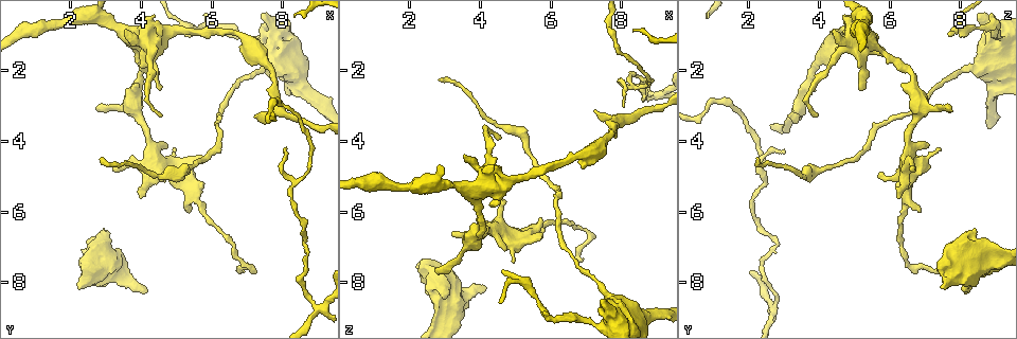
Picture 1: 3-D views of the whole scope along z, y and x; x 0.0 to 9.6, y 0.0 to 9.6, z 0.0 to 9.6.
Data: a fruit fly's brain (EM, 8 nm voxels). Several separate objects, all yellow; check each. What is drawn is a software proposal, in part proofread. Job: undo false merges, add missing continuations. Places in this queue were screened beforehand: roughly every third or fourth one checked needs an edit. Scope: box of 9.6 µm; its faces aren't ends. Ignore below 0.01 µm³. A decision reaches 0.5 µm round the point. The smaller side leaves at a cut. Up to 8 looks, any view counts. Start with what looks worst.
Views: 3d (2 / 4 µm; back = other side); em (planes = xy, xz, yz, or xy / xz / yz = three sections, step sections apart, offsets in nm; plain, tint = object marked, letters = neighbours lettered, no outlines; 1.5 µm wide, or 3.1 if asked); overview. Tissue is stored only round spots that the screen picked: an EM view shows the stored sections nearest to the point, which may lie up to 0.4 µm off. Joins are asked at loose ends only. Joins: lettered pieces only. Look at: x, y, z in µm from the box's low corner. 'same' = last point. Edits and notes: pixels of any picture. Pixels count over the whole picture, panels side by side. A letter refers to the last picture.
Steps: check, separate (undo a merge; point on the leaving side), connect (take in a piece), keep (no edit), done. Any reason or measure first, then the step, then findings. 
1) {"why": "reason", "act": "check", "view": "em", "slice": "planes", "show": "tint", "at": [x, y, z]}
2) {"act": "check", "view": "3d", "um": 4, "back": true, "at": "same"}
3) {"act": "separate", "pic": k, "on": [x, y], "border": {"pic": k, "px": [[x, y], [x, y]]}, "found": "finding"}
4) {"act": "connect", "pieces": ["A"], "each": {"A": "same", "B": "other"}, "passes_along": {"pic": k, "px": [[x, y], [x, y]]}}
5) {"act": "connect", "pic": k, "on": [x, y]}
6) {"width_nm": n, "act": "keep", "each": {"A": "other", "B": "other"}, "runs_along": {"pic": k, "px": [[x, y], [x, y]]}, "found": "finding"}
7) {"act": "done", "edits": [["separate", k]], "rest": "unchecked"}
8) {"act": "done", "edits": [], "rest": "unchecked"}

{"why": "free end", "act": "check", "view": "3d", "um": 4, "at": [4.10, 8.30, 8.10]}

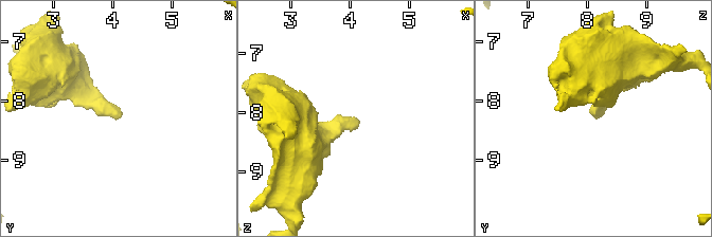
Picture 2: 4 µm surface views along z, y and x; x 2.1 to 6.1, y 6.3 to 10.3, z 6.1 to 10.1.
{"act": "check", "view": "em", "slice": "xy", "step": 4, "show": "tint", "at": [4.15, 8.25, 8.10]}

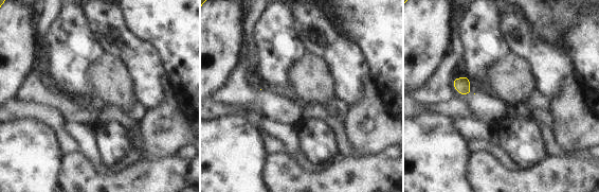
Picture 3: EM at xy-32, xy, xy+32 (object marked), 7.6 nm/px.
{"why": "cut it another way", "act": "check", "view": "em", "slice": "planes", "show": "letters", "at": "same"}

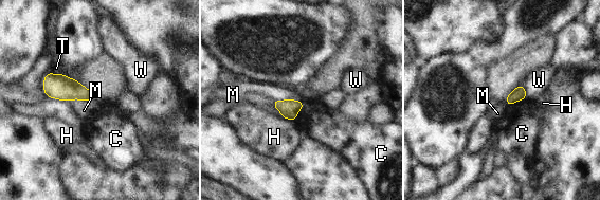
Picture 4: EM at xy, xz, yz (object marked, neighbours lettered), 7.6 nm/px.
{"act": "keep", "each": {"C": "other", "H": "other", "M": "other", "T": "other", "W": "other"}, "border": {"pic": 4, "px": [[273, 98], [297, 100], [301, 102]]}, "found": "no lettered piece goes on from it"}

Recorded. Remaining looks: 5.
{"why": "three arms meet", "act": "check", "view": "em", "slice": "xy", "step": 4, "show": "plain", "at": [9.00, 8.75, 2.75]}

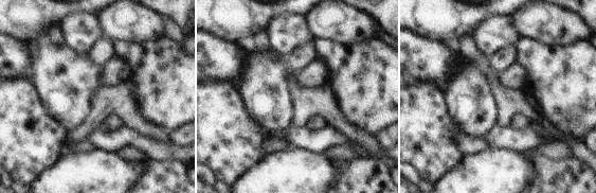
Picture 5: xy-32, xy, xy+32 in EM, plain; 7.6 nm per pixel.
{"act": "check", "view": "em", "slice": "xy", "step": 4, "show": "tint", "at": "same"}

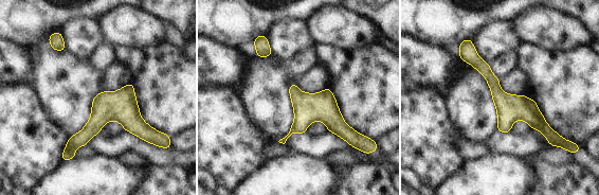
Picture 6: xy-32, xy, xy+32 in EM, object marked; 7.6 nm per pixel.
{"why": "see the neighbours", "act": "check", "view": "em", "slice": "xy", "step": 4, "show": "letters", "at": "same"}

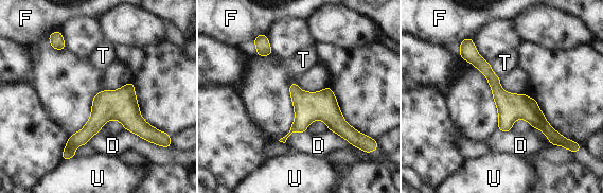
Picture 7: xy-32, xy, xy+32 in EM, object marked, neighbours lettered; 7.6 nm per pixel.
{"longest_contact_nm": ["D", 340], "act": "keep", "each": {"D": "other", "F": "other", "T": "other", "U": "other"}, "border": {"pic": 7, "px": [[125, 129], [164, 147]]}, "found": "one neuron here"}

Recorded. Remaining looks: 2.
{"why": "narrows sharply", "act": "check", "view": "em", "slice": "planes", "show": "letters", "at": [1.75, 0.70, 5.30]}

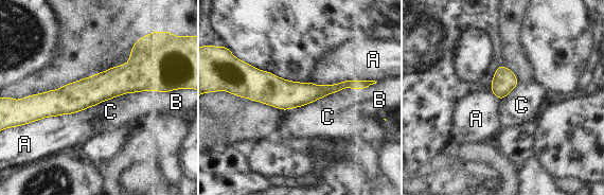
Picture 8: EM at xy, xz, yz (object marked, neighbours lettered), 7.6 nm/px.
{"width_nm": 80, "act": "keep", "each": {"A": "other", "B": "other", "C": "other"}, "runs_along": {"pic": 8, "px": [[157, 83], [31, 100]]}, "found": "continuous, no second neuron"}

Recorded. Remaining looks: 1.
{"act": "done", "edits": [], "rest": "unchecked"}

